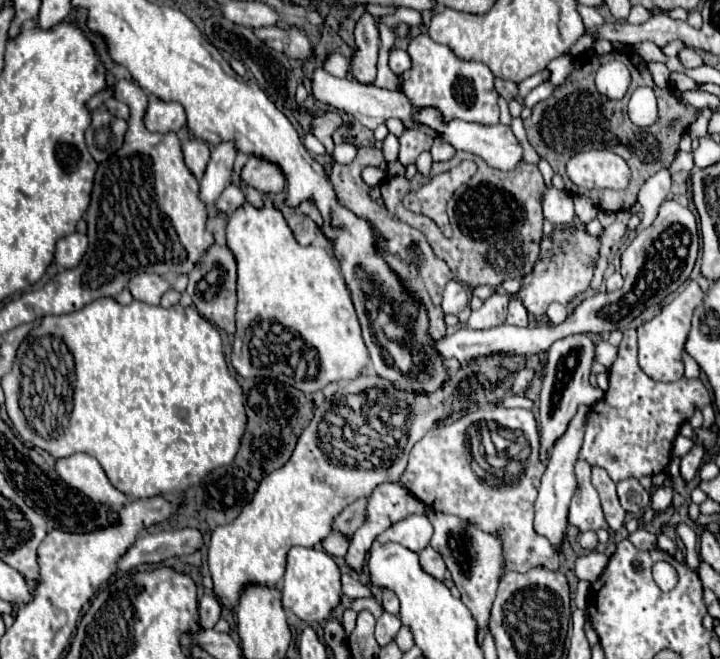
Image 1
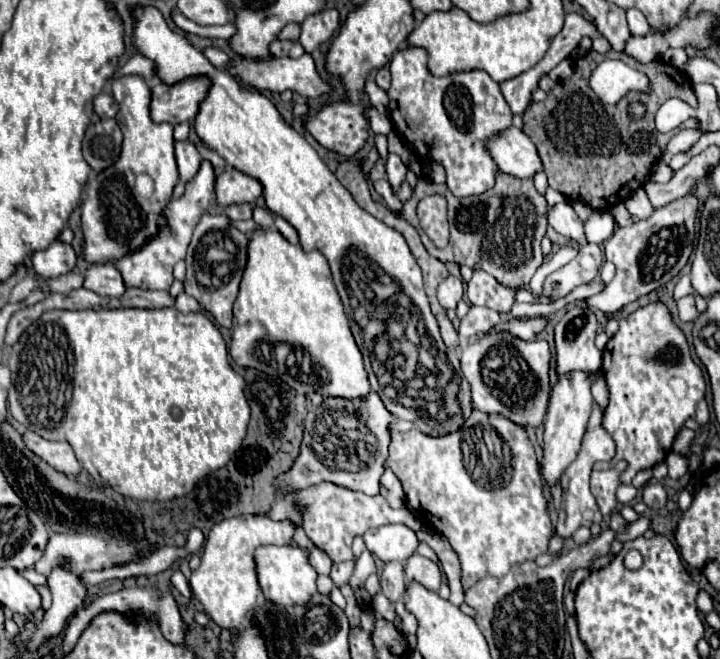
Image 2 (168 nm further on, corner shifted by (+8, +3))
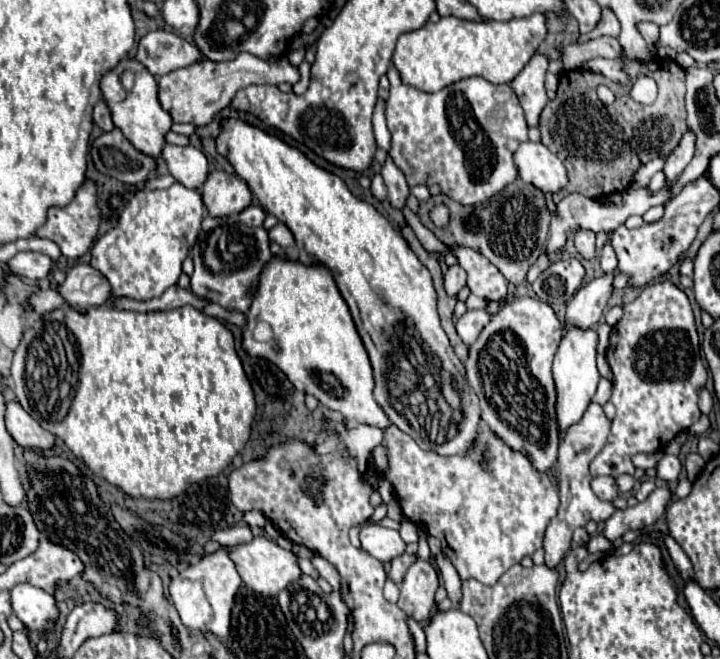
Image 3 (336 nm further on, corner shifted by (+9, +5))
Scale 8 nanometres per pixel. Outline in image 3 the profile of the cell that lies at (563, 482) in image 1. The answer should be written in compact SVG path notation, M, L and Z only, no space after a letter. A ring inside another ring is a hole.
M568 328L558 352L554 356L554 382L556 382L556 392L558 392L558 400L556 400L556 416L558 416L558 428L560 428L560 436L564 436L566 428L574 422L578 422L582 418L582 414L586 412L600 374L596 370L596 344L598 344L598 334L596 330L582 330L582 328Z

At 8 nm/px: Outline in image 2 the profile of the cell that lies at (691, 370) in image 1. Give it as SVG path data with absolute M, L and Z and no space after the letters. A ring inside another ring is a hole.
M685 296L677 302L677 310L679 310L679 322L689 322L689 320L695 320L697 318L697 308L695 308L695 302L693 302L693 296Z

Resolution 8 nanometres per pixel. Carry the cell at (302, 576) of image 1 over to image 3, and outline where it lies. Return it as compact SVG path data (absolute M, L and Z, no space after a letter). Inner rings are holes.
M258 536L258 538L254 538L254 540L248 542L248 544L236 544L236 546L222 546L222 544L214 542L214 540L210 540L204 548L206 548L208 554L218 552L220 548L224 548L224 550L230 554L232 562L236 564L236 570L238 570L242 582L244 582L246 586L250 586L250 590L254 590L254 592L258 592L258 594L276 596L282 588L286 588L290 582L298 580L300 574L302 574L302 570L300 570L298 564L296 564L296 556L294 556L290 550L280 548L274 540L268 540L268 538L264 538L264 536Z

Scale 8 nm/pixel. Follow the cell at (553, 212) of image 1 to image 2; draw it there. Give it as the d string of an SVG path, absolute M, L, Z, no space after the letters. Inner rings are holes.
M559 202L555 206L549 208L547 212L549 218L549 226L553 226L559 234L585 244L585 234L583 234L583 222L579 220L579 216L573 212L573 208L567 202Z

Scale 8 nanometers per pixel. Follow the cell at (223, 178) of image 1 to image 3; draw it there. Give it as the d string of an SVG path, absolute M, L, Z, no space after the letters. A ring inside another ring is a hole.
M174 182L166 190L136 190L124 204L118 222L94 242L90 264L110 282L110 300L152 300L174 286L182 274L182 262L202 230L202 196Z

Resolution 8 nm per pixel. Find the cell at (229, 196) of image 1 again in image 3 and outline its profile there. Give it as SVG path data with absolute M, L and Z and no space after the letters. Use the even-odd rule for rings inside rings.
M248 206L246 210L240 212L240 220L246 222L246 226L262 226L264 222L264 210L260 206Z

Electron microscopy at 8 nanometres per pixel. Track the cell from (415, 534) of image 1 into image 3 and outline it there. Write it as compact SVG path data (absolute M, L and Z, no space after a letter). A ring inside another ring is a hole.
M364 526L360 530L360 544L372 558L380 562L390 562L396 556L404 554L404 540L398 530L390 530L384 526Z

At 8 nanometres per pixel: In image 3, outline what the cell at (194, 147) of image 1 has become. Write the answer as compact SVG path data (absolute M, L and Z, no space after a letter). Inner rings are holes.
M164 144L162 148L162 160L168 166L168 172L184 186L200 190L206 174L208 174L208 160L202 154L202 150L194 146L174 146Z

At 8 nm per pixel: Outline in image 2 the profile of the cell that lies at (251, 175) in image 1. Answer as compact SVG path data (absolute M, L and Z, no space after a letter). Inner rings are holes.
M227 166L225 172L217 178L215 184L215 194L219 206L227 204L237 204L237 202L255 202L263 194L263 186L259 180L239 172L237 168Z

